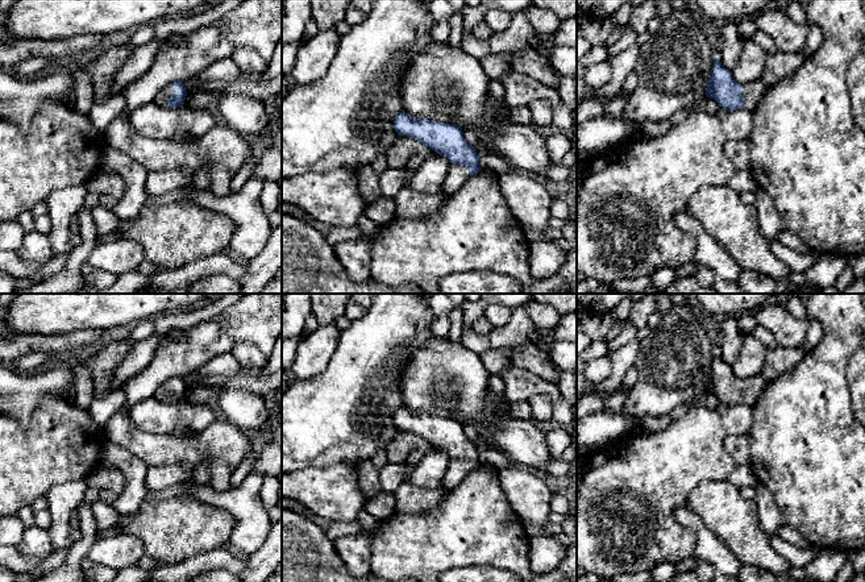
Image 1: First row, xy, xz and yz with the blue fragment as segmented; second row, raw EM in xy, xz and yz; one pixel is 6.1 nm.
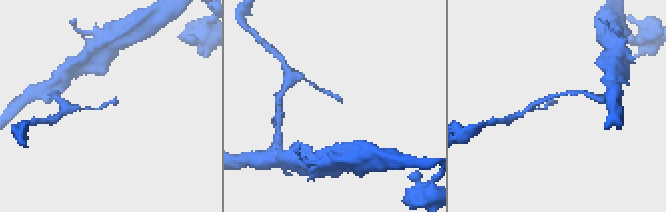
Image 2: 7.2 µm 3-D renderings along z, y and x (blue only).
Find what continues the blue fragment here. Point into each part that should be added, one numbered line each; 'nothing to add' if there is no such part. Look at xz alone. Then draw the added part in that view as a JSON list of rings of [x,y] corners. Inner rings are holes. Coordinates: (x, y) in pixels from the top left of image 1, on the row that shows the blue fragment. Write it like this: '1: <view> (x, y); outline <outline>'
1: xz (457, 175); outline [[[452,163],[441,187],[441,192],[446,196],[458,191],[470,178],[469,169],[457,163]]]

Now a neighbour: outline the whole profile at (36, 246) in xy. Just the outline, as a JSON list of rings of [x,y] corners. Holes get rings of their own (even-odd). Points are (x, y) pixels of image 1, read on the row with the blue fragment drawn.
[[[36,229],[25,233],[16,253],[24,262],[47,262],[54,255],[49,234],[39,233]]]

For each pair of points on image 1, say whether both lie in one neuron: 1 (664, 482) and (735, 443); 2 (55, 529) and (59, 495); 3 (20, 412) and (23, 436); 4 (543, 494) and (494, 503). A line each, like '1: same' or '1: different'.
1: different
2: same
3: different
4: different

